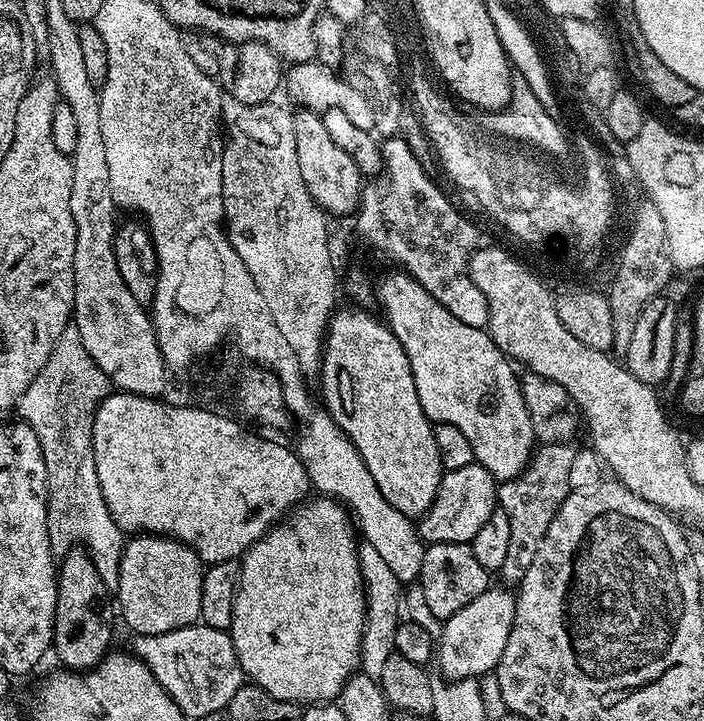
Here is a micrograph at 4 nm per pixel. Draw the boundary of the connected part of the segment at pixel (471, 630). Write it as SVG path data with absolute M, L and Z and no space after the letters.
M490 586L478 594L470 606L462 606L458 614L443 621L442 634L438 639L438 664L440 660L439 671L449 681L483 678L502 658L502 650L506 650L506 638L510 638L510 626L514 622L516 598L507 587L499 587Z

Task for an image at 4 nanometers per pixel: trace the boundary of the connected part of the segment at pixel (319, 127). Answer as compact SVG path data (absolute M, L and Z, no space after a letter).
M300 110L293 115L292 121L298 166L302 166L302 182L306 182L306 190L310 190L318 207L329 217L351 217L359 209L362 195L362 173L354 158L330 138L321 113Z

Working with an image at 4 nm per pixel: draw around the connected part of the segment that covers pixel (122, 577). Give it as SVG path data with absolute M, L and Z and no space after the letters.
M163 534L133 535L124 545L118 570L118 586L114 590L119 619L121 616L133 628L136 636L157 636L197 623L200 620L202 578L205 567L200 555L181 540L174 540Z

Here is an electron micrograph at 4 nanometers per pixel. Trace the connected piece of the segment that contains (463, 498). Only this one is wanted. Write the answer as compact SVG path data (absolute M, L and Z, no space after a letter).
M473 462L470 466L462 466L462 470L444 472L430 510L419 517L420 539L428 544L471 544L474 534L482 530L486 518L497 508L498 482L481 464Z

